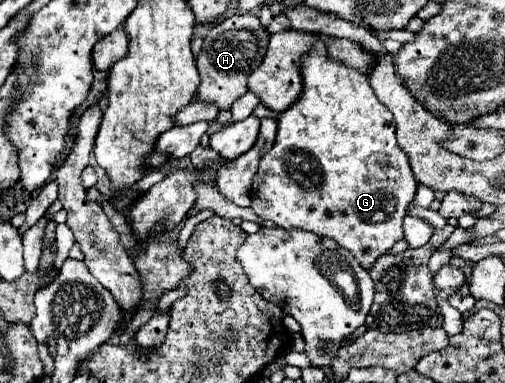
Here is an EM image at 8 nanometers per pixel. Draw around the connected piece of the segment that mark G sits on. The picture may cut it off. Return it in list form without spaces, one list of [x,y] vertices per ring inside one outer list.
[[[315,42],[313,50],[303,56],[303,94],[301,94],[299,102],[295,102],[289,110],[279,114],[277,122],[279,122],[279,130],[277,130],[275,146],[261,158],[259,170],[255,174],[253,192],[251,192],[253,200],[261,200],[267,206],[251,206],[251,208],[255,210],[255,214],[261,220],[271,220],[271,222],[275,222],[281,228],[301,228],[301,230],[307,230],[307,232],[315,232],[319,236],[335,238],[335,242],[339,242],[343,248],[347,248],[359,260],[359,264],[365,270],[369,270],[379,256],[387,254],[393,248],[393,244],[403,238],[403,216],[407,214],[407,208],[413,202],[415,192],[417,192],[417,182],[415,182],[415,178],[411,174],[411,166],[407,166],[407,154],[403,154],[403,150],[399,150],[397,140],[395,140],[393,114],[387,110],[387,106],[383,106],[375,98],[367,74],[359,74],[359,72],[343,66],[341,62],[331,62],[327,58],[327,48],[321,42]]]

